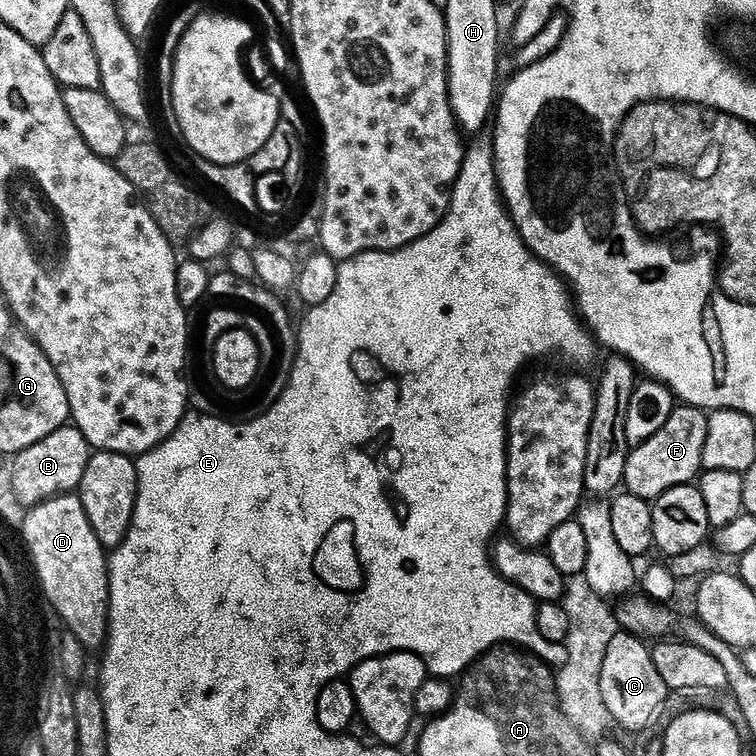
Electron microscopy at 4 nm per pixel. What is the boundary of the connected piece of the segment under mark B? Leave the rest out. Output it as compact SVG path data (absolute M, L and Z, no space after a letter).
M65 426L42 438L42 442L34 442L34 446L20 454L22 459L16 474L17 498L21 505L31 506L55 496L75 493L86 474L86 466L94 455L94 449L86 442L82 430L75 426Z

